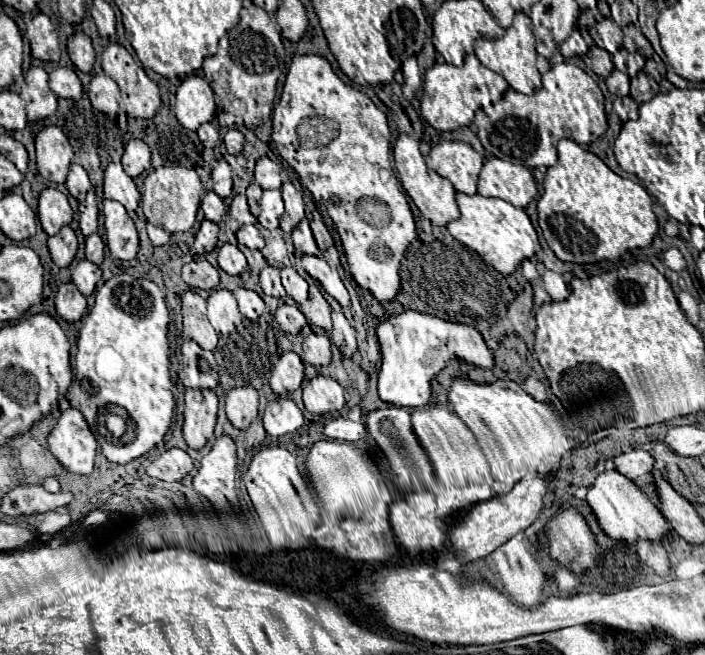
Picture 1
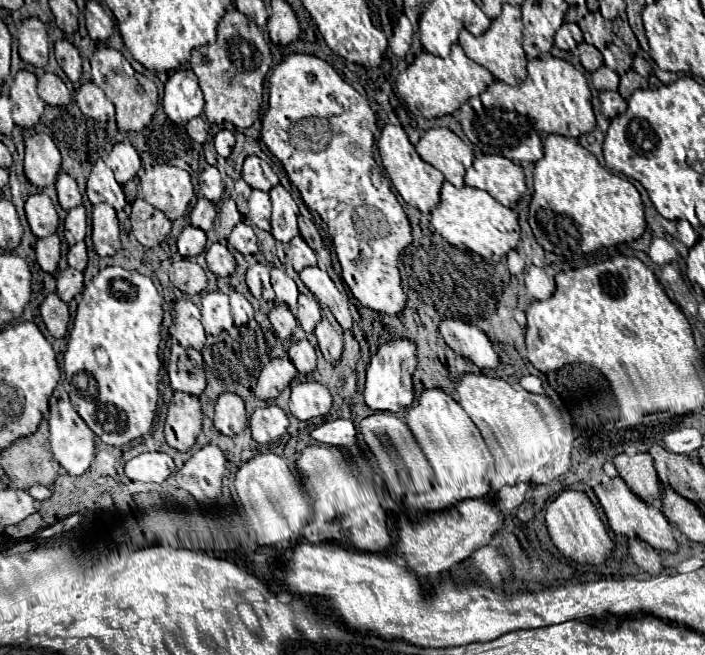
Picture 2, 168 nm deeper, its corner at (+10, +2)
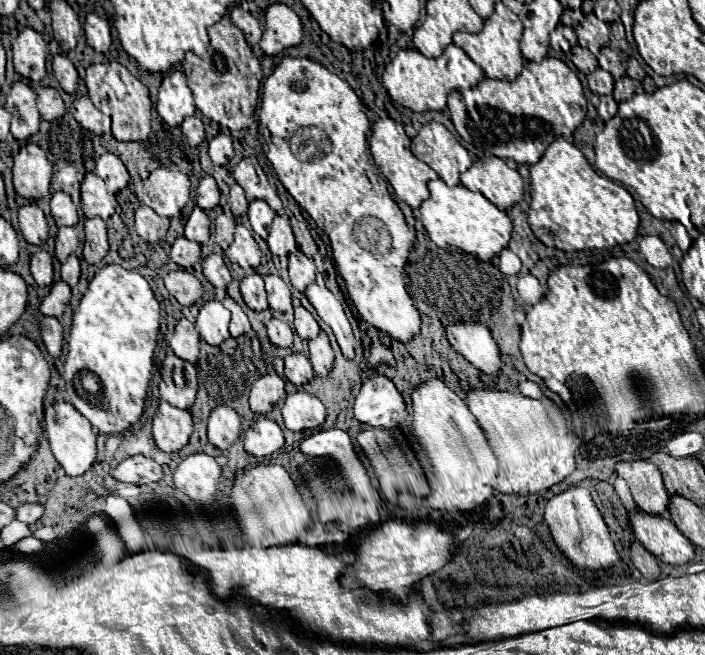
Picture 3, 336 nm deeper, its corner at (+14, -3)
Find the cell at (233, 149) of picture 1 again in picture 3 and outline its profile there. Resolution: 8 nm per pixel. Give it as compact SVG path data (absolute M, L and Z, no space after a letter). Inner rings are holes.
M217 134L217 136L209 142L209 156L211 156L213 164L227 166L229 160L233 158L231 136L229 136L229 134Z

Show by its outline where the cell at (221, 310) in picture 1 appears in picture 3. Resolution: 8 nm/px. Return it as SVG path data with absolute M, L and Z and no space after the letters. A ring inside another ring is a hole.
M209 300L199 308L197 316L197 332L199 336L211 344L219 346L223 340L229 338L229 310L219 300Z

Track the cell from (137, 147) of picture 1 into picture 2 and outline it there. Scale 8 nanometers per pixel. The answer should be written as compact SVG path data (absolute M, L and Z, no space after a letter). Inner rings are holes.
M117 143L111 153L107 155L105 163L113 169L117 183L127 183L133 179L141 167L141 159L131 143Z

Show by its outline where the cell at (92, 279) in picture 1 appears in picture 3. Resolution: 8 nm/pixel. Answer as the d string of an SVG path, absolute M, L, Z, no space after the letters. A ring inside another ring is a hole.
M63 280L61 282L55 282L51 286L51 292L43 298L39 310L45 316L57 316L57 318L61 318L61 314L65 312L69 300L71 300L71 286L65 284Z

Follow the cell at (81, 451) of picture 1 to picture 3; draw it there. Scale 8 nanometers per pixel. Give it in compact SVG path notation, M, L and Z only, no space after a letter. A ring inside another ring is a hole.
M47 396L43 404L45 404L45 434L47 434L47 440L51 444L55 460L61 464L61 468L65 470L67 476L85 474L97 456L97 450L95 450L97 434L95 434L95 430L91 428L89 420L83 418L69 402L59 400L55 404L49 404L49 396Z

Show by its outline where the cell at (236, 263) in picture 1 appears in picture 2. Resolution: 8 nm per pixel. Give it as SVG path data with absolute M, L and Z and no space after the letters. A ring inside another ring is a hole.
M213 243L207 253L207 267L217 277L229 277L235 271L235 257L229 253L229 249L221 243Z

